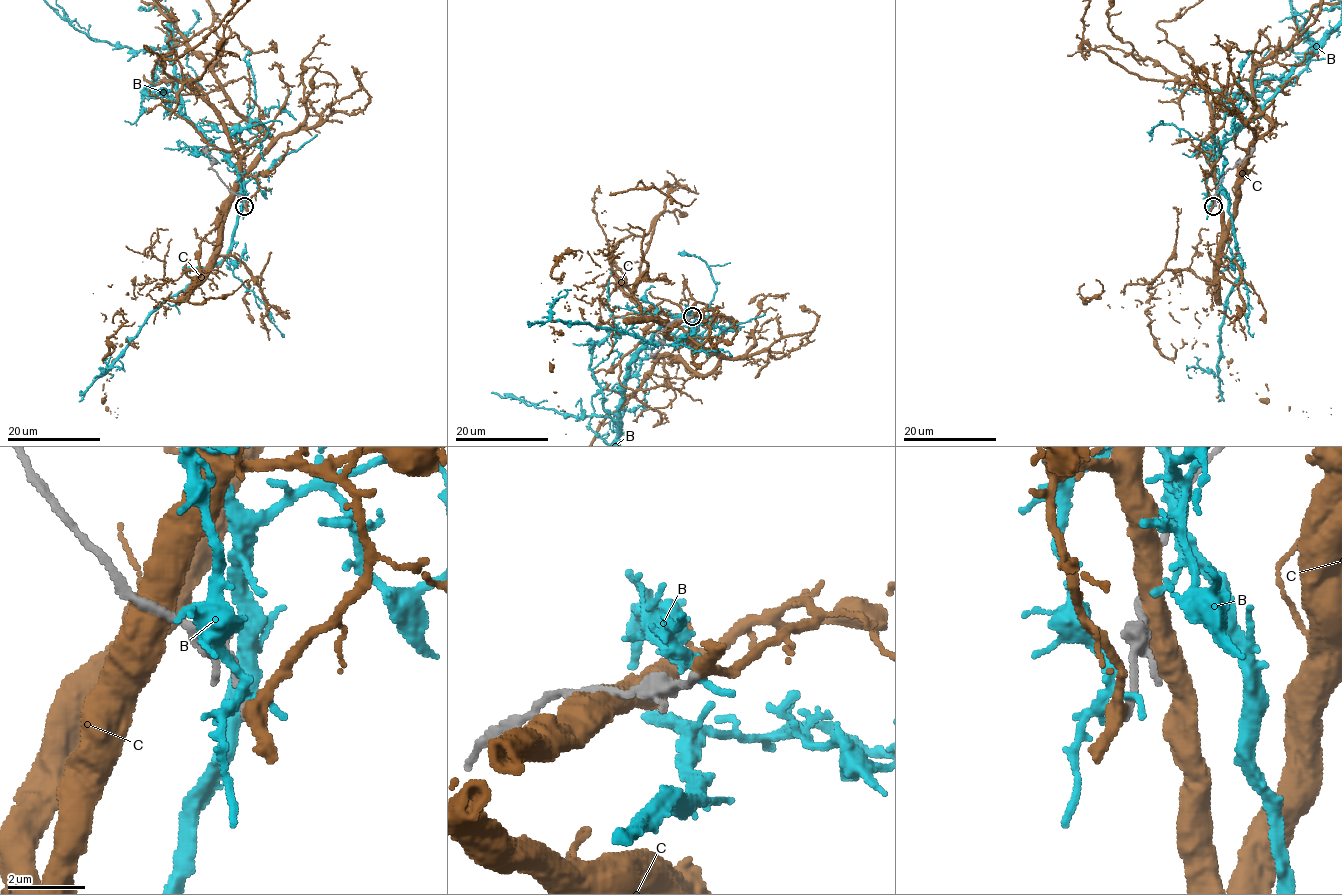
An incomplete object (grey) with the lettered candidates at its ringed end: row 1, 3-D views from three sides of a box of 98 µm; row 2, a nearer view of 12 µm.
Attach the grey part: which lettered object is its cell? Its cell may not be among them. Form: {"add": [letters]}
{"add": []}

